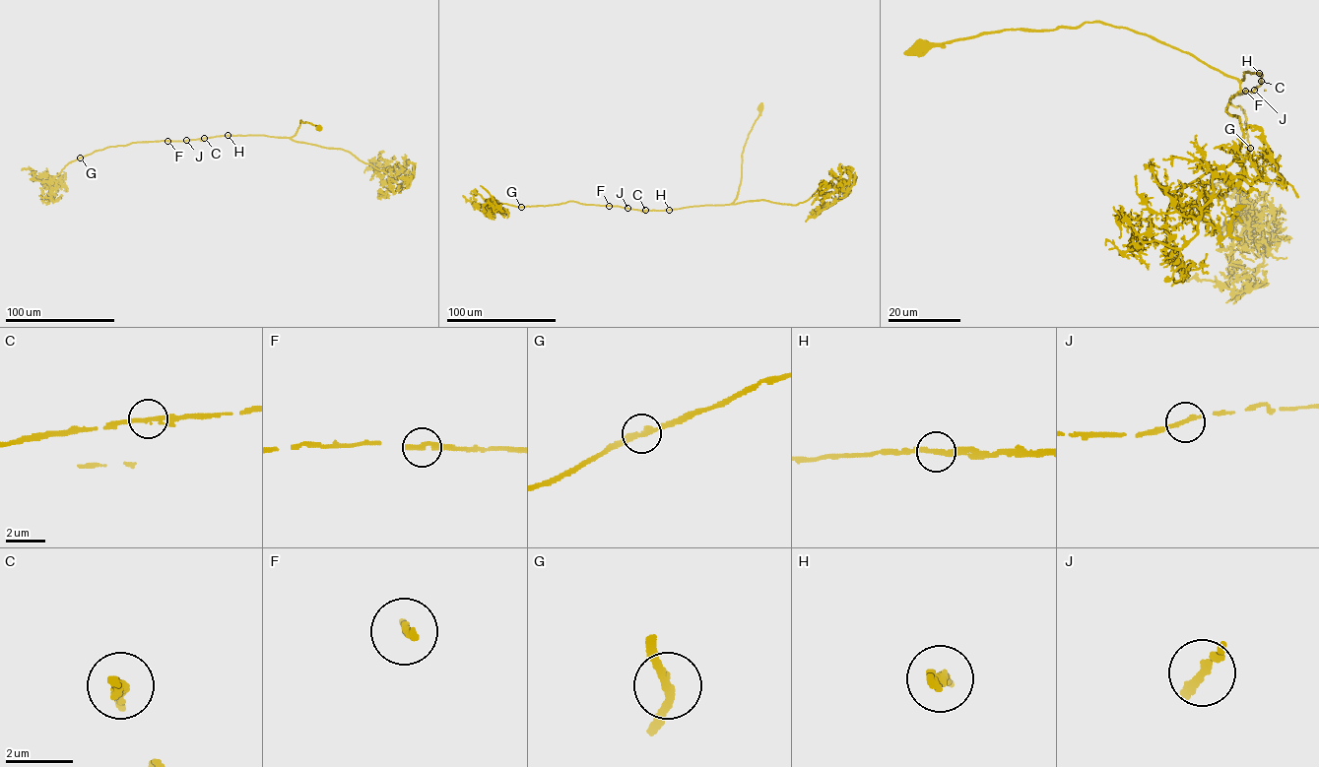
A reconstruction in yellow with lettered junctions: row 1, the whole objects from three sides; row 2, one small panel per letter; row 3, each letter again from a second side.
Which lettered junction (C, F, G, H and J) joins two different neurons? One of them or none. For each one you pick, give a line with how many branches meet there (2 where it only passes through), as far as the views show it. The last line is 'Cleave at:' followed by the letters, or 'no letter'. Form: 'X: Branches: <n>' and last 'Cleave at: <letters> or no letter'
Cleave at: no letter

